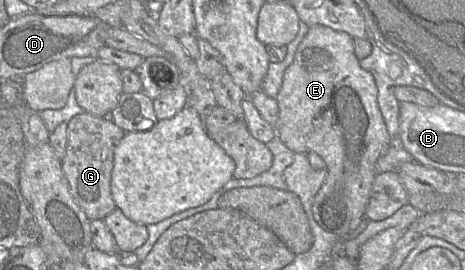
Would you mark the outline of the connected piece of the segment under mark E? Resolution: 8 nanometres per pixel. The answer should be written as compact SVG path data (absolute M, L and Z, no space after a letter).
M324 25L309 27L297 47L293 62L285 70L276 97L279 107L279 119L274 127L276 136L294 153L315 152L326 164L326 178L314 197L312 216L322 229L341 238L353 238L365 229L368 221L365 219L365 211L377 175L376 164L390 143L378 105L375 79L370 72L361 68L354 45L355 40L346 32Z

